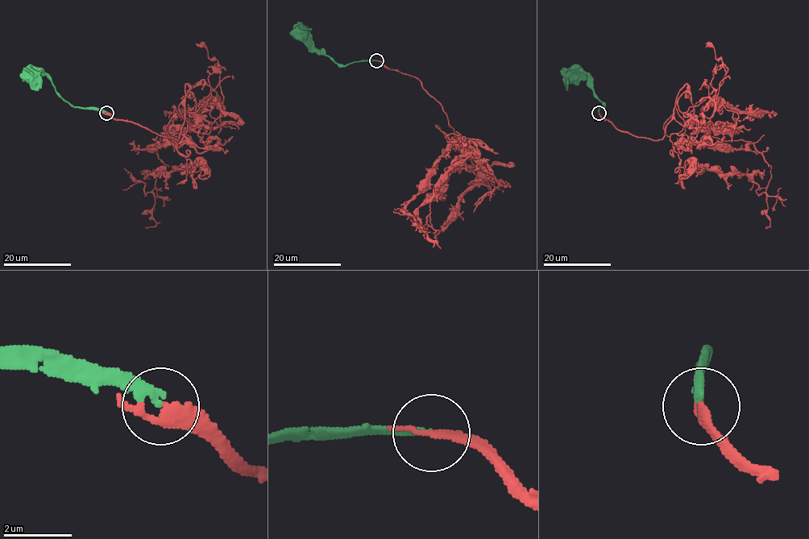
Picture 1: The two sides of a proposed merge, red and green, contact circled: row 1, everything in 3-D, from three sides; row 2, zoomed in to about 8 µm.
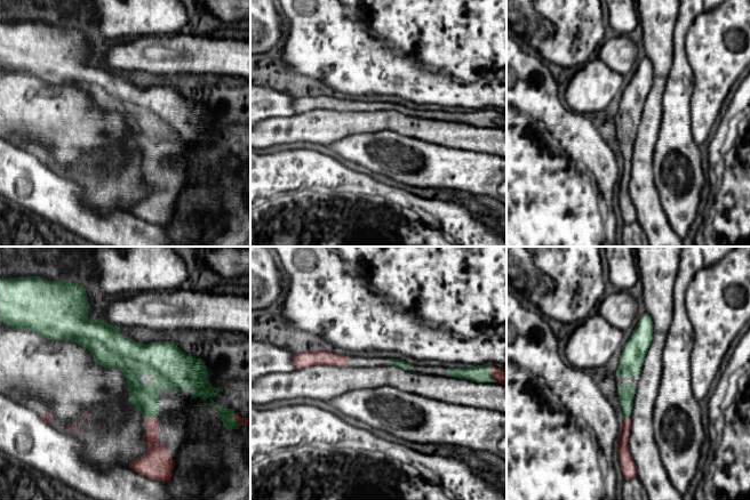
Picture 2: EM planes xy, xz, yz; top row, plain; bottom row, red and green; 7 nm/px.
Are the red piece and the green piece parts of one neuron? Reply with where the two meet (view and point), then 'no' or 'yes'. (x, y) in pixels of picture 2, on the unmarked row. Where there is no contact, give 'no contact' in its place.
xy (152, 161) | yes

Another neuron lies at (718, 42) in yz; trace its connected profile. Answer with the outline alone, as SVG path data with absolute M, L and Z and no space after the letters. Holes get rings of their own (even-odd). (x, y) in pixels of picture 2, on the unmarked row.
M726 0L717 8L697 15L686 37L686 53L693 72L692 135L700 146L710 138L711 129L733 83L750 65L750 0Z

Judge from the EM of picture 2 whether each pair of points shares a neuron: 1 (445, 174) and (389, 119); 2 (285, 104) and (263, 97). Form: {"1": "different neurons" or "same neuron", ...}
{"1": "different neurons", "2": "same neuron"}

